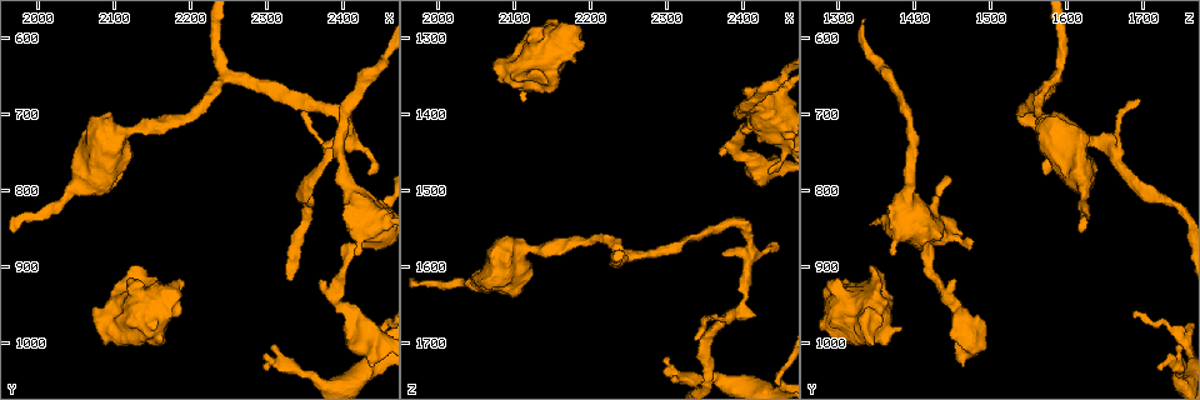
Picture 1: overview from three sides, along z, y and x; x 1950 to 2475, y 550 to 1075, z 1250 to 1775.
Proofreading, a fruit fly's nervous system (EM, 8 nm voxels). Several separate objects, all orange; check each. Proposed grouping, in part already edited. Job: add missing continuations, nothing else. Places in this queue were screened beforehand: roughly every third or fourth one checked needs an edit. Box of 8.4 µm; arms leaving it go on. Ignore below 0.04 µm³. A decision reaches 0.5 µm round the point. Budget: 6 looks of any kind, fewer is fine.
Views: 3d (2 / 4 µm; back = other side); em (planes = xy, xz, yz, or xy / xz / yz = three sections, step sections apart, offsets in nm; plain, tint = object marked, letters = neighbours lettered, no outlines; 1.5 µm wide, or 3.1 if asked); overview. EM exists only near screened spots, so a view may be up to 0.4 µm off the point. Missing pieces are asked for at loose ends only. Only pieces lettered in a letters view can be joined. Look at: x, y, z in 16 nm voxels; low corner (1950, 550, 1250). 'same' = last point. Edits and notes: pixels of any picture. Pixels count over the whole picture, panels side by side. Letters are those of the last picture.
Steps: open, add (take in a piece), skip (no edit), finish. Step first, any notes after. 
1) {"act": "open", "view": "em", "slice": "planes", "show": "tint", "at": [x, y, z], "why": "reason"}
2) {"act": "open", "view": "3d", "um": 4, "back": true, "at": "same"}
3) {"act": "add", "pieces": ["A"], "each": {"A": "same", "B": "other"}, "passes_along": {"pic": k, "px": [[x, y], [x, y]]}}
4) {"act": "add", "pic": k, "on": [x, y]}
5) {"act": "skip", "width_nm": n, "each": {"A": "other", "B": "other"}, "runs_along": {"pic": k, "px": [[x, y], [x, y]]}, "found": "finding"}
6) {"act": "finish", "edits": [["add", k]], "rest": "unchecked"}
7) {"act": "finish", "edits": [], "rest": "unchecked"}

{"act": "open", "view": "em", "slice": "planes", "show": "letters", "at": [2125, 900, 1345], "why": "an open end"}

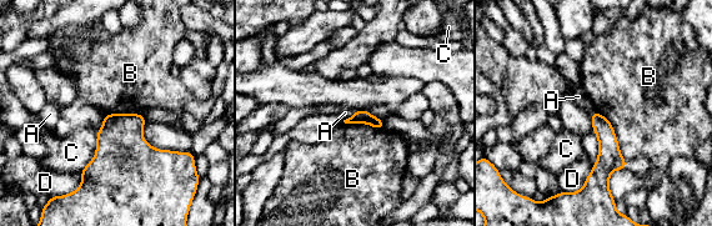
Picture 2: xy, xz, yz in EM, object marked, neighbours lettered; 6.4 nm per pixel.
{"act": "skip", "each": {"A": "other", "B": "other", "C": "other", "D": "other"}, "runs_along": {"pic": 2, "px": [[596, 115], [606, 164], [593, 190]]}, "found": "none of them fits"}

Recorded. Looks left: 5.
{"act": "open", "view": "em", "slice": "planes", "show": "letters", "at": [2435, 1035, 1460]}

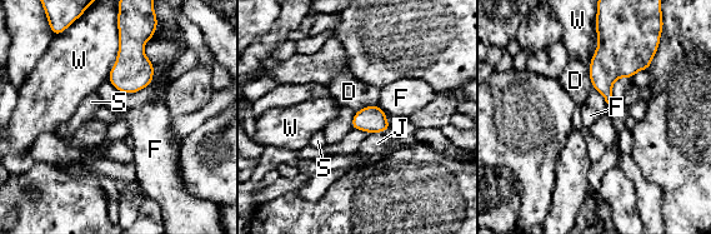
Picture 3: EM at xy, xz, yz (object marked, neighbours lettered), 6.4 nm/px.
{"act": "skip", "longest_contact_nm": ["W", 340], "each": {"D": "other", "F": "other", "J": "other", "S": "other", "W": "other"}, "border": {"pic": 3, "px": [[153, 35], [144, 45], [151, 84]]}, "found": "no lettered piece goes on from it"}

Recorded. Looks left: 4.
{"act": "open", "view": "em", "slice": "planes", "show": "letters", "at": [2305, 1005, 1750], "why": "free end"}

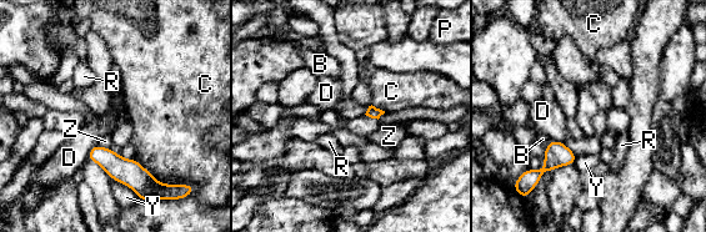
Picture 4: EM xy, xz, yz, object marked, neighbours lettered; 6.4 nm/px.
{"act": "add", "pieces": ["B"], "each": {"B": "same", "C": "other", "D": "other", "P": "other", "R": "other", "Y": "other", "Z": "other"}, "passes_along": {"pic": 4, "px": [[556, 154], [547, 145], [542, 139]]}, "found": "the neuron continues"}

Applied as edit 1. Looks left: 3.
{"act": "finish", "edits": [["add", 4]], "rest": "unchecked"}

